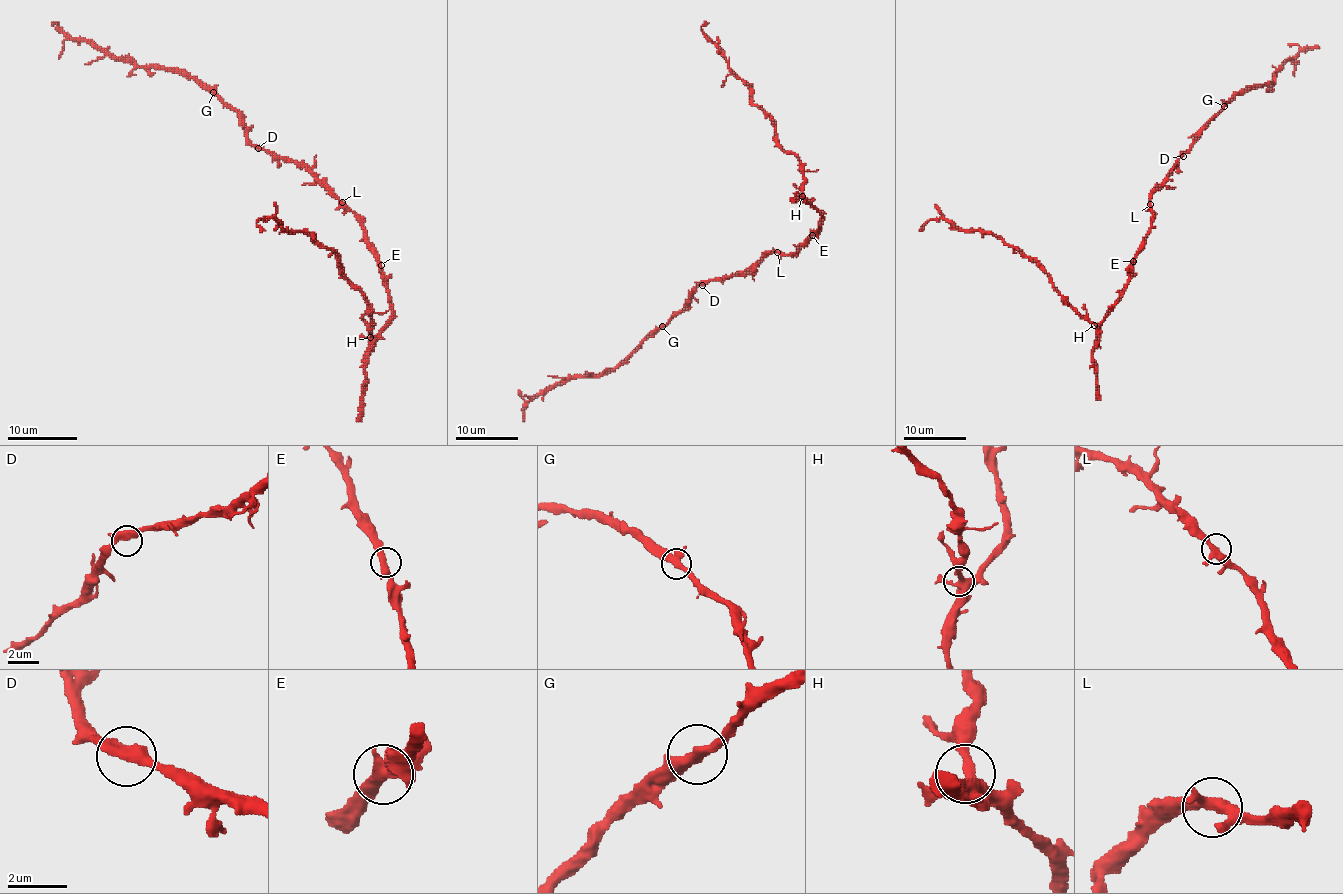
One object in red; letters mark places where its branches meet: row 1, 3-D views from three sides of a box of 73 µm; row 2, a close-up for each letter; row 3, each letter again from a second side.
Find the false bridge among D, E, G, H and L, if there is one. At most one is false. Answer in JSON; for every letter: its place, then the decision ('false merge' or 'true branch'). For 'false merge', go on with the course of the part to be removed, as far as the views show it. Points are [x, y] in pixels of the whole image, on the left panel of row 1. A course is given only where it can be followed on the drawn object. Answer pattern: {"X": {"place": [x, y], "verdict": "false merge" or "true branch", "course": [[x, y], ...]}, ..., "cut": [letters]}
{"D": {"place": [258, 148], "verdict": "true branch"}, "E": {"place": [381, 265], "verdict": "true branch"}, "G": {"place": [213, 92], "verdict": "true branch"}, "H": {"place": [370, 337], "verdict": "true branch"}, "L": {"place": [342, 202], "verdict": "true branch"}, "cut": []}

